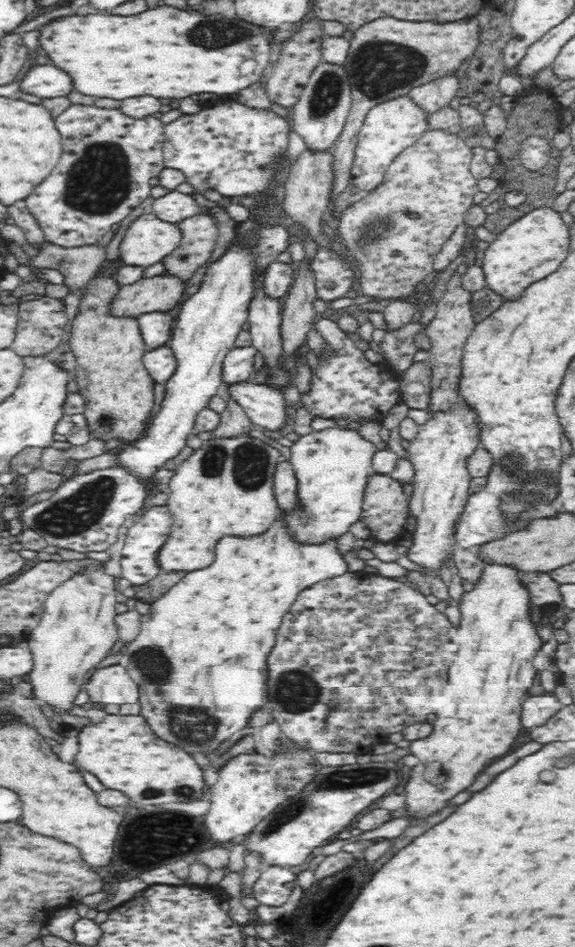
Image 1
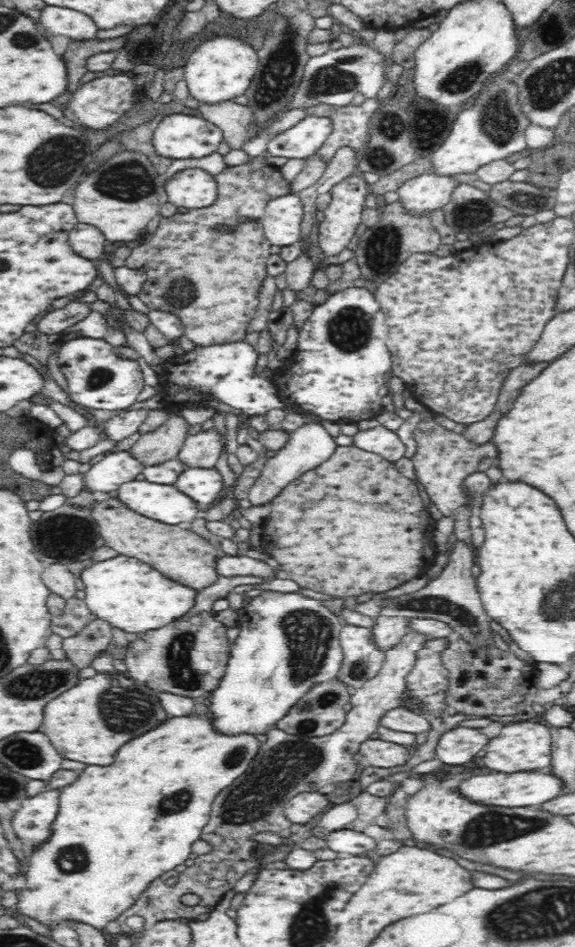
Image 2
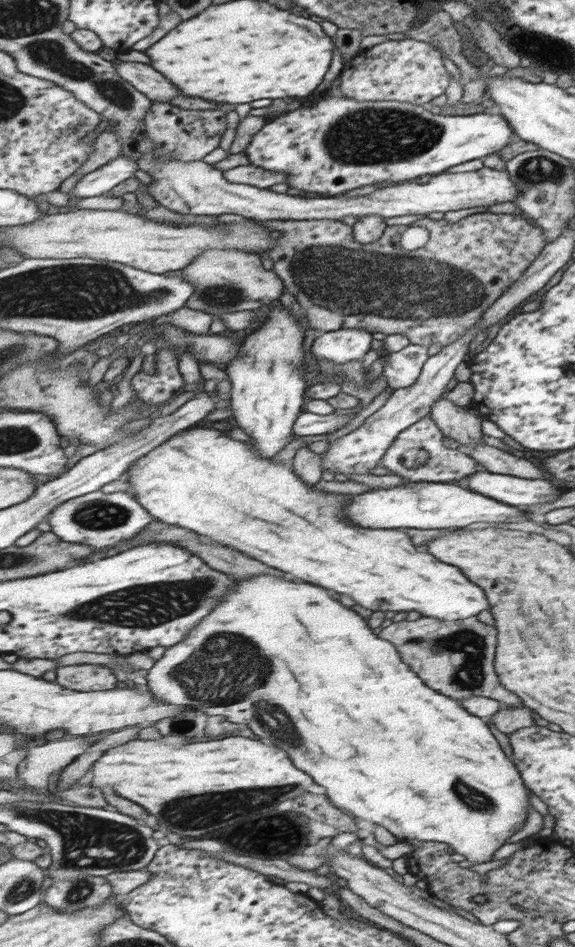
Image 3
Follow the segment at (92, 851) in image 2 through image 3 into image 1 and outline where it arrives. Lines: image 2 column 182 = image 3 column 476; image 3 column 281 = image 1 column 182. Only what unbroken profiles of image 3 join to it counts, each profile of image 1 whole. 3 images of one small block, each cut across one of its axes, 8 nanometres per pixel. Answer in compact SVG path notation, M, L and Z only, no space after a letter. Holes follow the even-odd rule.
M287 461L280 462L275 470L273 478L273 493L275 498L275 510L277 515L274 516L272 524L260 532L260 534L250 534L250 536L232 536L232 534L226 534L218 540L216 544L216 558L210 566L206 568L200 568L200 570L192 570L188 572L178 584L172 585L158 600L151 602L150 609L147 614L140 617L141 627L136 636L136 640L130 643L126 643L119 654L122 656L121 666L128 671L130 678L136 683L139 688L139 702L141 704L140 716L146 716L148 718L148 724L150 728L162 738L162 740L170 740L172 744L178 744L182 748L186 748L188 752L210 752L214 750L224 738L228 738L230 734L234 734L237 731L246 730L248 719L250 715L258 710L265 702L265 682L267 677L266 664L266 652L270 652L270 648L274 646L274 634L278 630L278 624L282 620L282 616L286 614L286 611L290 608L290 605L294 602L296 595L308 585L314 584L319 580L326 580L332 577L342 576L348 572L348 562L346 558L340 552L340 546L336 542L336 537L327 536L319 541L302 541L298 539L297 532L293 530L291 522L289 522L290 516L302 512L302 501L300 501L300 495L298 495L298 481L296 473L293 467Z

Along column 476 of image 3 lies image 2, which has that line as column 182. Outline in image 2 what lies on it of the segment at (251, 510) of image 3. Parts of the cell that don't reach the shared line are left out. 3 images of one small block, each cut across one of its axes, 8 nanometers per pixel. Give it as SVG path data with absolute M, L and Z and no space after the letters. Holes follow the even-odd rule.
M116 555L108 560L93 561L78 579L85 592L85 601L90 612L100 620L110 623L129 634L148 632L174 622L194 606L197 589L178 584L162 576L158 570L146 566L134 557Z

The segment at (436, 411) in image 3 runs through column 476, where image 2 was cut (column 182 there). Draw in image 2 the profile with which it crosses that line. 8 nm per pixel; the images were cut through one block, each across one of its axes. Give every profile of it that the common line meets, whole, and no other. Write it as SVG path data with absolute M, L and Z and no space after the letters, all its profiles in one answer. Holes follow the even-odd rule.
M171 415L168 421L153 432L140 435L130 448L130 454L138 458L144 467L163 464L178 456L190 425L182 415Z

